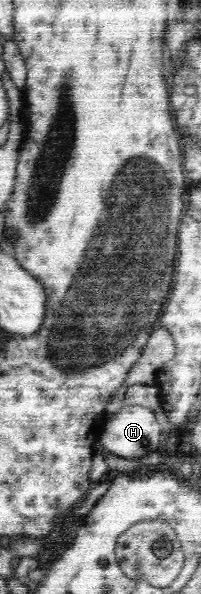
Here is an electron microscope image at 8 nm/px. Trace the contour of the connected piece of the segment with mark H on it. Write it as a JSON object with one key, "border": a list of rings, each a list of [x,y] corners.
{"border":[[[123,406],[106,421],[100,436],[104,450],[138,461],[163,448],[162,429],[151,408]]]}

